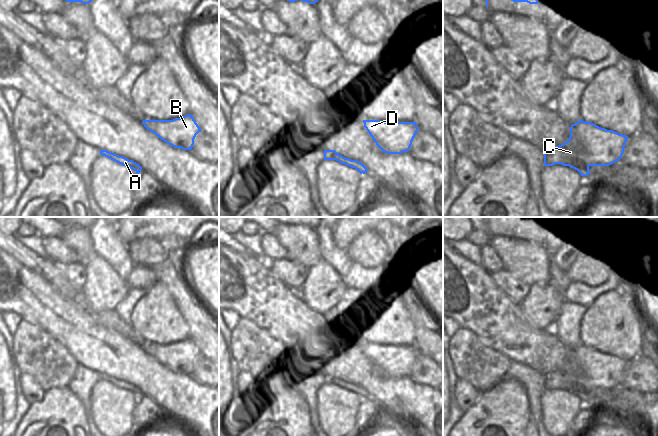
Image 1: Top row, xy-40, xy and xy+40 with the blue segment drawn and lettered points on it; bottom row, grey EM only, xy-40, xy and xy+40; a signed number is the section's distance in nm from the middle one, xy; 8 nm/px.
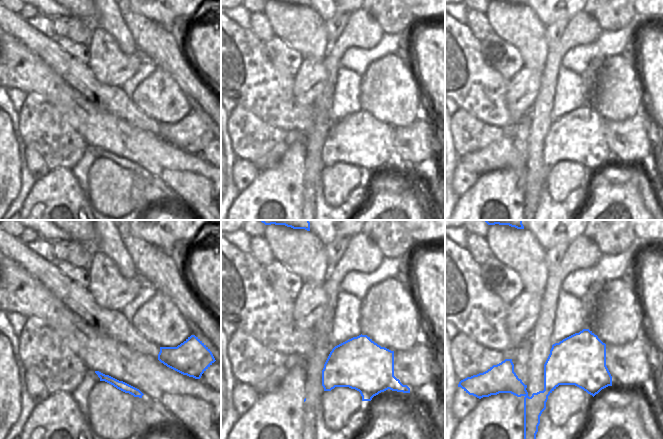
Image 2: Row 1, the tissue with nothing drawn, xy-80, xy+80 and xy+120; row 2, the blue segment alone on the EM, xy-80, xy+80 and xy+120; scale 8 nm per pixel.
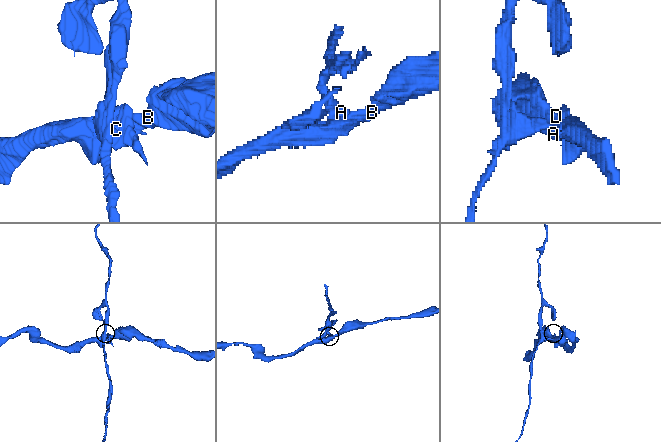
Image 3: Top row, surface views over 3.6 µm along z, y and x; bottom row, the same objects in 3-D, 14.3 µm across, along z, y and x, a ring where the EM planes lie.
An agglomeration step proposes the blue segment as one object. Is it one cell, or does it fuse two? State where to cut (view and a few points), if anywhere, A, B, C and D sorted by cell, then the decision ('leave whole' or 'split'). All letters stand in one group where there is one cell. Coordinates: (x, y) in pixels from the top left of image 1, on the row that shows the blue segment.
xy+40 (574, 163), (588, 171) | A / B C D | split

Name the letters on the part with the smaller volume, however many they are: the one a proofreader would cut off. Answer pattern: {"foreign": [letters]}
{"foreign": ["A"]}

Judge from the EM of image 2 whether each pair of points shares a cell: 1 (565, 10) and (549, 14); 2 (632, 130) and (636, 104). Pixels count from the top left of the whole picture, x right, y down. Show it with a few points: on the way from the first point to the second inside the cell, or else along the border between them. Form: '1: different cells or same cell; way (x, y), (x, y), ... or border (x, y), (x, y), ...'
1: same cell; way (561, 10), (553, 10)
2: different cells; border (644, 108), (624, 120), (611, 120)

